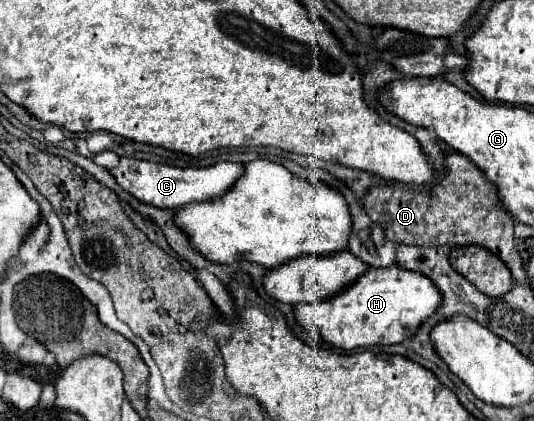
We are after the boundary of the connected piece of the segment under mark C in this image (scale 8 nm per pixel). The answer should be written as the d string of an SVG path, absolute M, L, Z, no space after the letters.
M120 158L118 166L110 170L116 182L136 196L140 202L156 208L178 208L192 202L210 200L222 196L226 190L234 186L234 182L242 176L242 166L232 162L218 162L206 168L178 168L168 164L156 164L148 160L134 160L134 158Z

